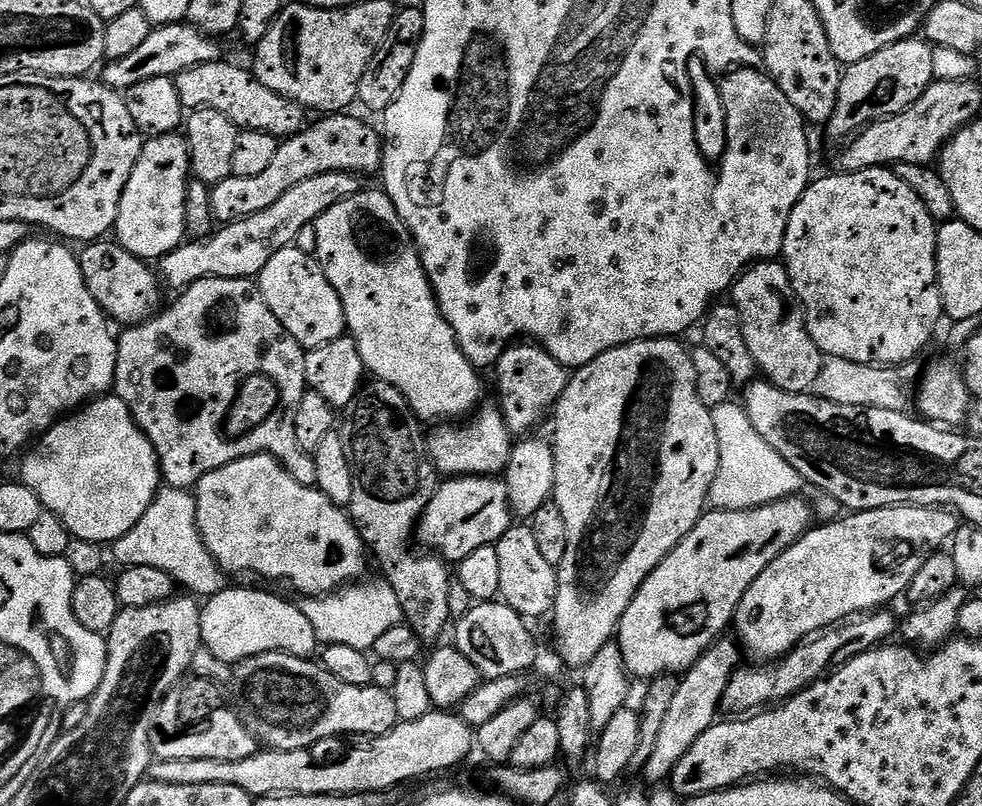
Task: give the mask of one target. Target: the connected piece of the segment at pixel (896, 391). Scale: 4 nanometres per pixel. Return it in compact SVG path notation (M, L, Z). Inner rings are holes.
M828 358L818 374L814 392L821 400L829 400L835 404L903 412L909 407L910 397L914 392L913 386L922 372L921 365L918 365L919 363L909 362L899 366L877 366Z

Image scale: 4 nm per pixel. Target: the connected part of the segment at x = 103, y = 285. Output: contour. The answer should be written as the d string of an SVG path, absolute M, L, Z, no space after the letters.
M108 242L89 243L85 247L88 249L84 253L82 251L79 253L82 278L90 294L94 294L94 298L99 302L105 316L111 318L115 323L117 320L120 326L143 324L153 315L154 310L161 307L161 281L153 269L152 272L148 269L151 267L145 261L130 254L122 245L115 242L104 243Z

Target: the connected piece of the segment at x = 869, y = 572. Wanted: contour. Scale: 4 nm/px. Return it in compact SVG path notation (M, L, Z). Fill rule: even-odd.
M899 504L844 514L819 526L809 528L798 542L778 554L778 558L754 578L738 606L735 635L743 651L747 655L749 652L756 659L753 661L761 665L783 660L809 638L849 618L883 609L891 600L907 593L914 582L914 574L922 570L926 558L951 541L962 527L962 520L951 508ZM896 543L905 544L912 551L912 557L898 561L893 572L880 568L884 555Z

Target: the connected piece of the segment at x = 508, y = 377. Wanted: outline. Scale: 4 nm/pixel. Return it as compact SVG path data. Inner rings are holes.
M513 342L505 348L504 352L494 365L496 372L496 388L500 391L500 401L498 407L500 413L504 415L506 426L512 431L513 437L524 438L535 433L536 428L544 420L544 415L549 415L550 410L555 409L556 403L560 401L560 396L566 390L570 379L569 369L560 364L544 348L535 342Z

